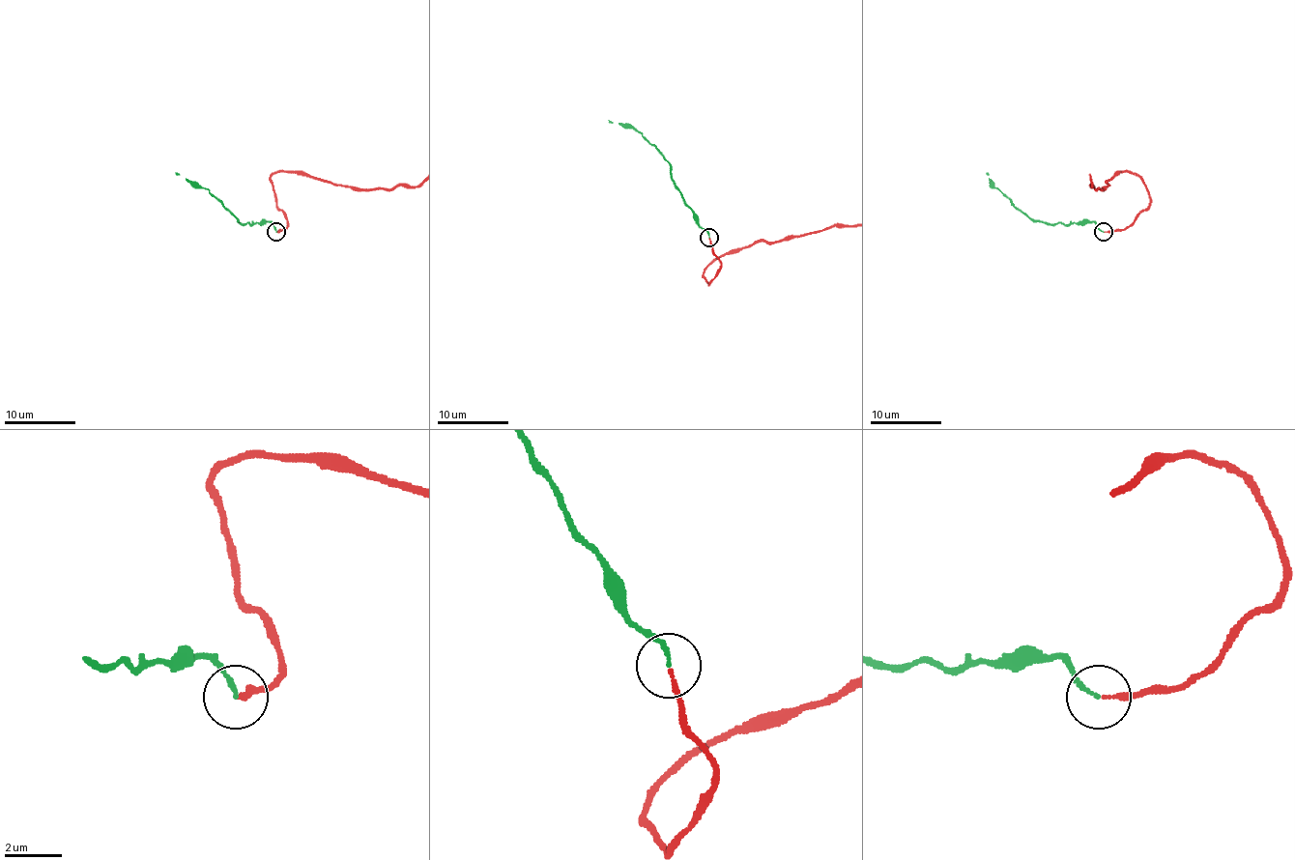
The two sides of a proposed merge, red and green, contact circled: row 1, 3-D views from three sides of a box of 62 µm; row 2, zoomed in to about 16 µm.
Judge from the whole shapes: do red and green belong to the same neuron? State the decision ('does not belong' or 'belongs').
belongs

